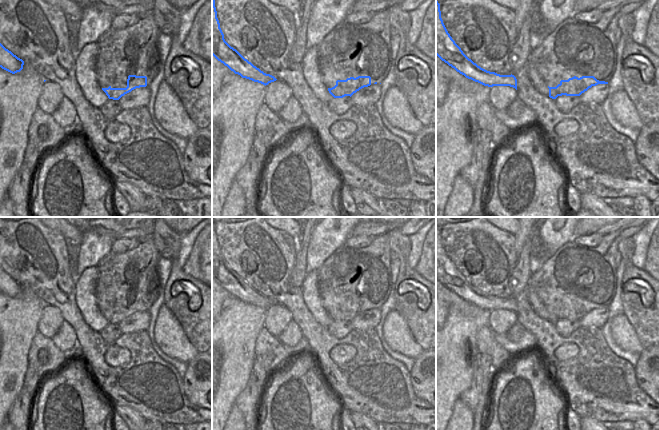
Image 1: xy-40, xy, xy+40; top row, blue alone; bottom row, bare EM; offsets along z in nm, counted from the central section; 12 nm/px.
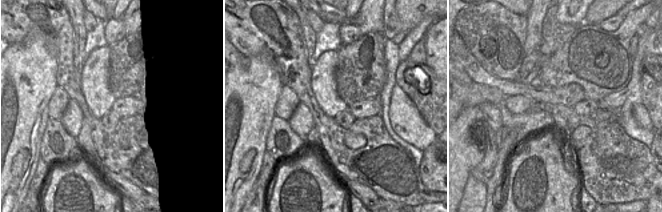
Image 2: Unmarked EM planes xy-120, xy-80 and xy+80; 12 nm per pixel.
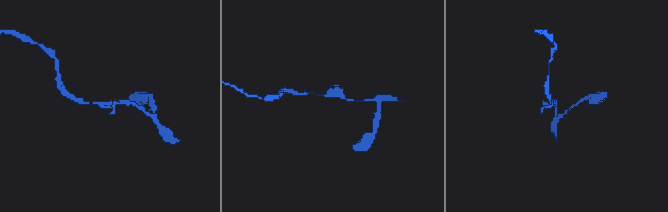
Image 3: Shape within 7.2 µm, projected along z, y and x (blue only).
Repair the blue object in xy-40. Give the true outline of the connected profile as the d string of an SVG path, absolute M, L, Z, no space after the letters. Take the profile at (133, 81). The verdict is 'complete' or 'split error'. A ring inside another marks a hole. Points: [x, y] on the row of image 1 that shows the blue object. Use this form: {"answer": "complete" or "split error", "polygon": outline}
{"answer": "complete", "polygon": "M129 75L126 88L112 88L111 86L109 86L108 88L102 88L102 90L106 93L109 99L119 100L122 96L131 92L132 90L146 86L146 76Z"}

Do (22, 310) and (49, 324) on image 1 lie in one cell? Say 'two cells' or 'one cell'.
two cells

